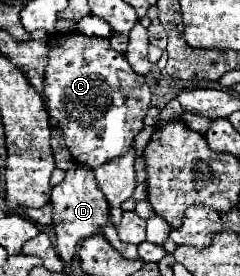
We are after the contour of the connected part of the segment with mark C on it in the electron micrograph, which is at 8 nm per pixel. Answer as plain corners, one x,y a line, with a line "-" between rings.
81,32
51,34
49,36
49,62
45,68
43,96
45,110
49,114
49,126
63,132
65,144
77,164
89,164
93,170
113,158
119,158
129,150
133,138
143,128
143,118
151,108
151,92
145,78
135,74
127,58
115,52
107,38
91,38

